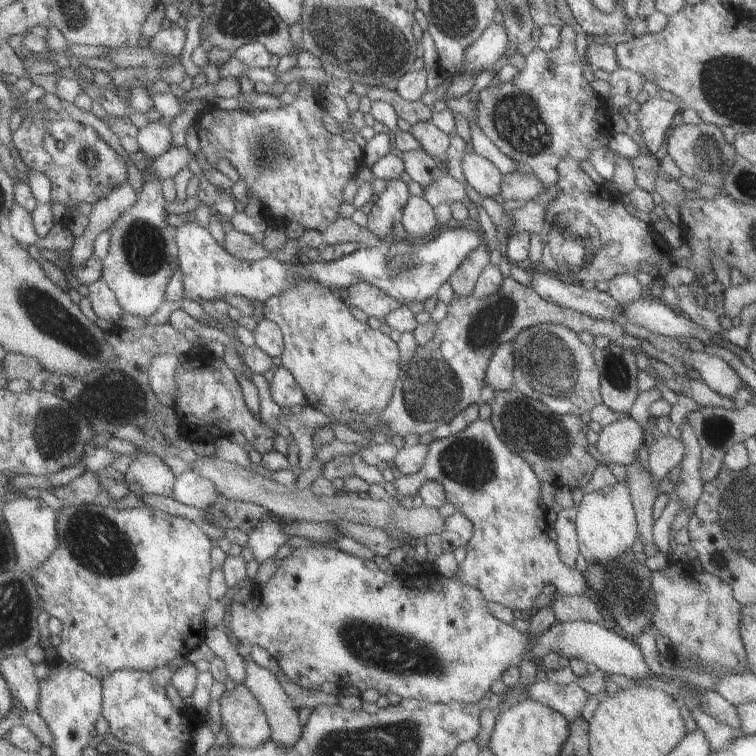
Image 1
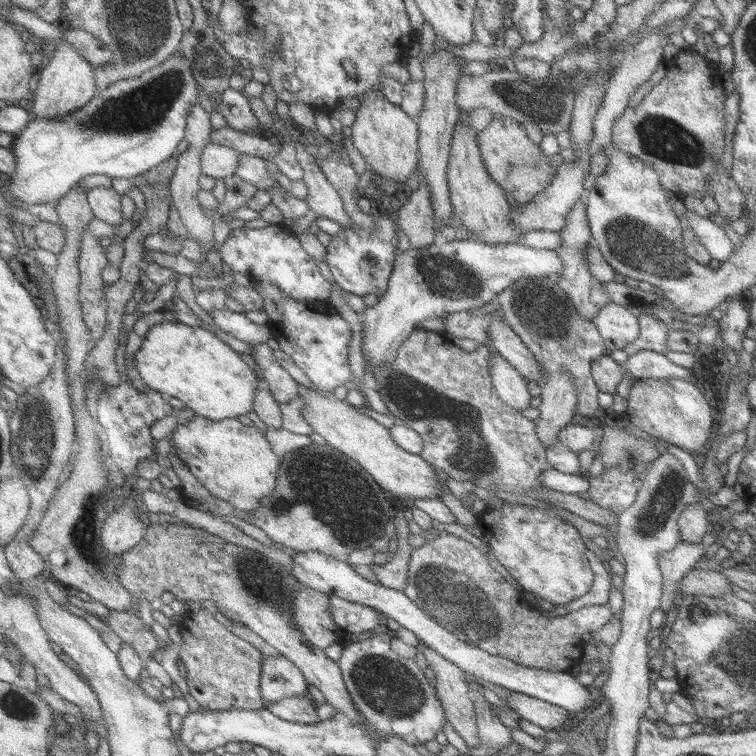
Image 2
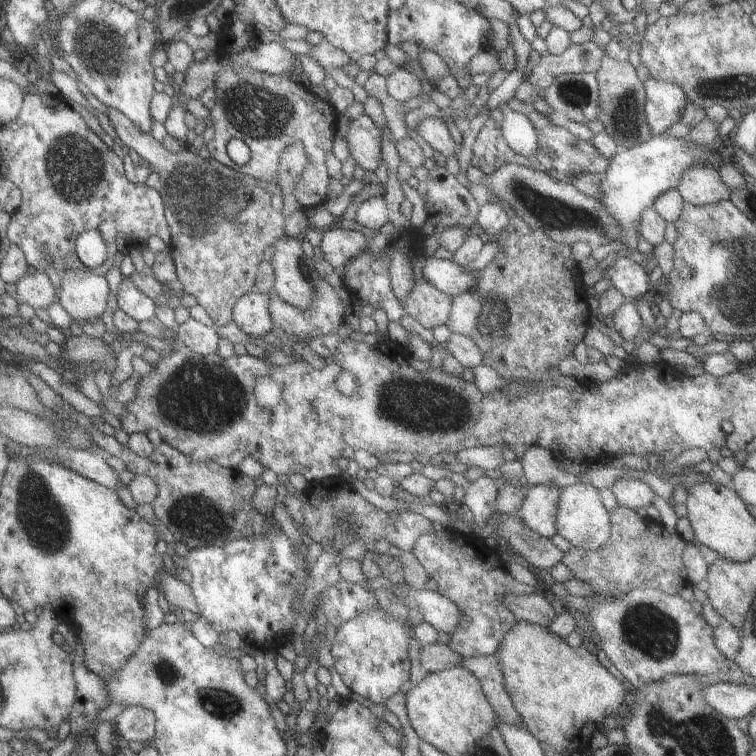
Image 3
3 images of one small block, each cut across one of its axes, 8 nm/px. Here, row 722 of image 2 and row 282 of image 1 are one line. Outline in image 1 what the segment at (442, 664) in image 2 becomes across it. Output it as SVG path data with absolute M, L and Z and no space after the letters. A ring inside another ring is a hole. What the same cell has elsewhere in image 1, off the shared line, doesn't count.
M484 244L477 245L462 264L451 274L446 281L451 284L454 298L464 297L470 294L479 273L489 265L489 250Z

